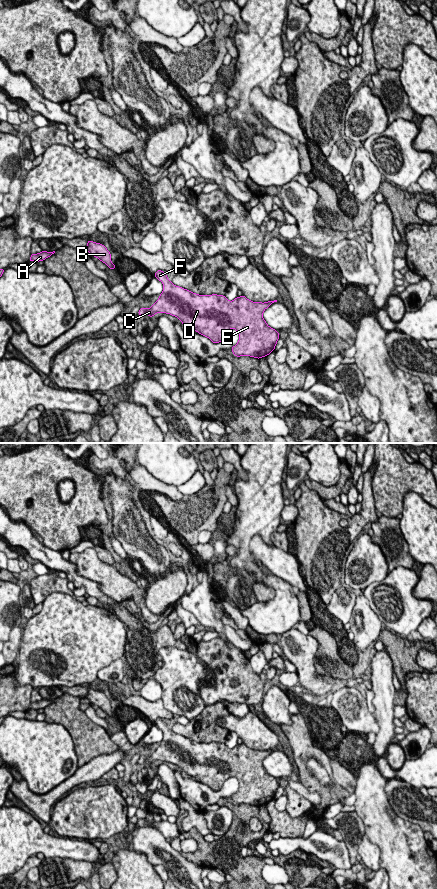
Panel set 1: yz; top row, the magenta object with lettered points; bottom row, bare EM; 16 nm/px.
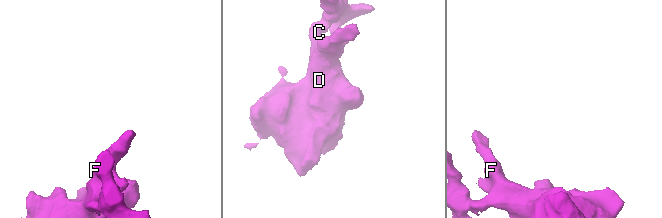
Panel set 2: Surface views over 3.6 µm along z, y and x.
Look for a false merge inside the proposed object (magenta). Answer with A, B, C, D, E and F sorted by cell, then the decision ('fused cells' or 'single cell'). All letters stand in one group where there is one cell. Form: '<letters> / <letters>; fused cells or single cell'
A B C D E F; single cell

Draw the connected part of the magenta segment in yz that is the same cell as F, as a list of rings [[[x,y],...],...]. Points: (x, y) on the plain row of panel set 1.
[[[162,718],[154,724],[163,731],[163,740],[149,757],[141,755],[139,764],[147,762],[151,766],[158,760],[176,764],[184,775],[194,777],[215,792],[222,789],[228,778],[236,777],[239,788],[231,796],[236,805],[260,807],[275,798],[280,784],[268,774],[263,760],[277,748],[253,750],[242,743],[229,749],[224,743],[199,743],[176,734]]]

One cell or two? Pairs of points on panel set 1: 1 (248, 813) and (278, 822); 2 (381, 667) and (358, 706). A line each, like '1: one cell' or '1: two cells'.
1: two cells
2: two cells

